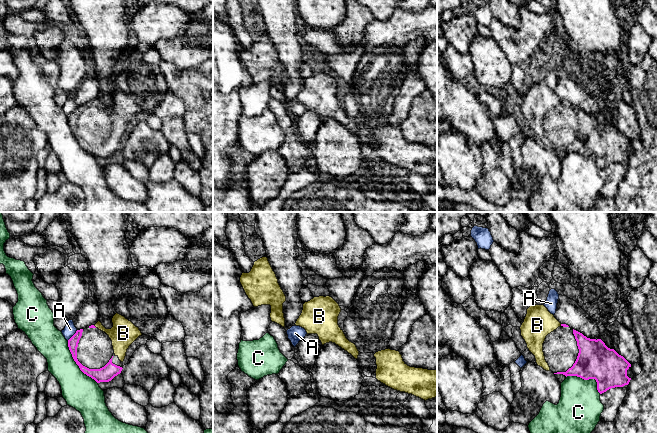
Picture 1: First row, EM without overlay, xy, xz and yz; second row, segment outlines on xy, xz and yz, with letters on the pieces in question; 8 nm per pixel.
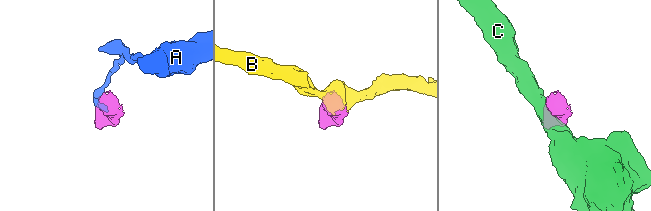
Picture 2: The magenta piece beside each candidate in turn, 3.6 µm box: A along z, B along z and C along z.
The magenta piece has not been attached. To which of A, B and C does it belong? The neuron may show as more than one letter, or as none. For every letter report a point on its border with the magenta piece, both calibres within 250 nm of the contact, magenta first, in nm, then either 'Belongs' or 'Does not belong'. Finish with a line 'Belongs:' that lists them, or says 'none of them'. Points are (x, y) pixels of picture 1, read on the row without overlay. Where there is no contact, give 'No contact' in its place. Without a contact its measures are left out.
A: Touches magenta at xy (73, 111). Thickness 80 nm (magenta) against 90 nm. Does not belong
B: Touches magenta at xy (94, 102). Thickness 30 nm (magenta) against 200 nm. Belongs
C: Touches magenta at xy (76, 139). Thickness 130 nm (magenta) against 280 nm. Does not belong
Belongs: B

